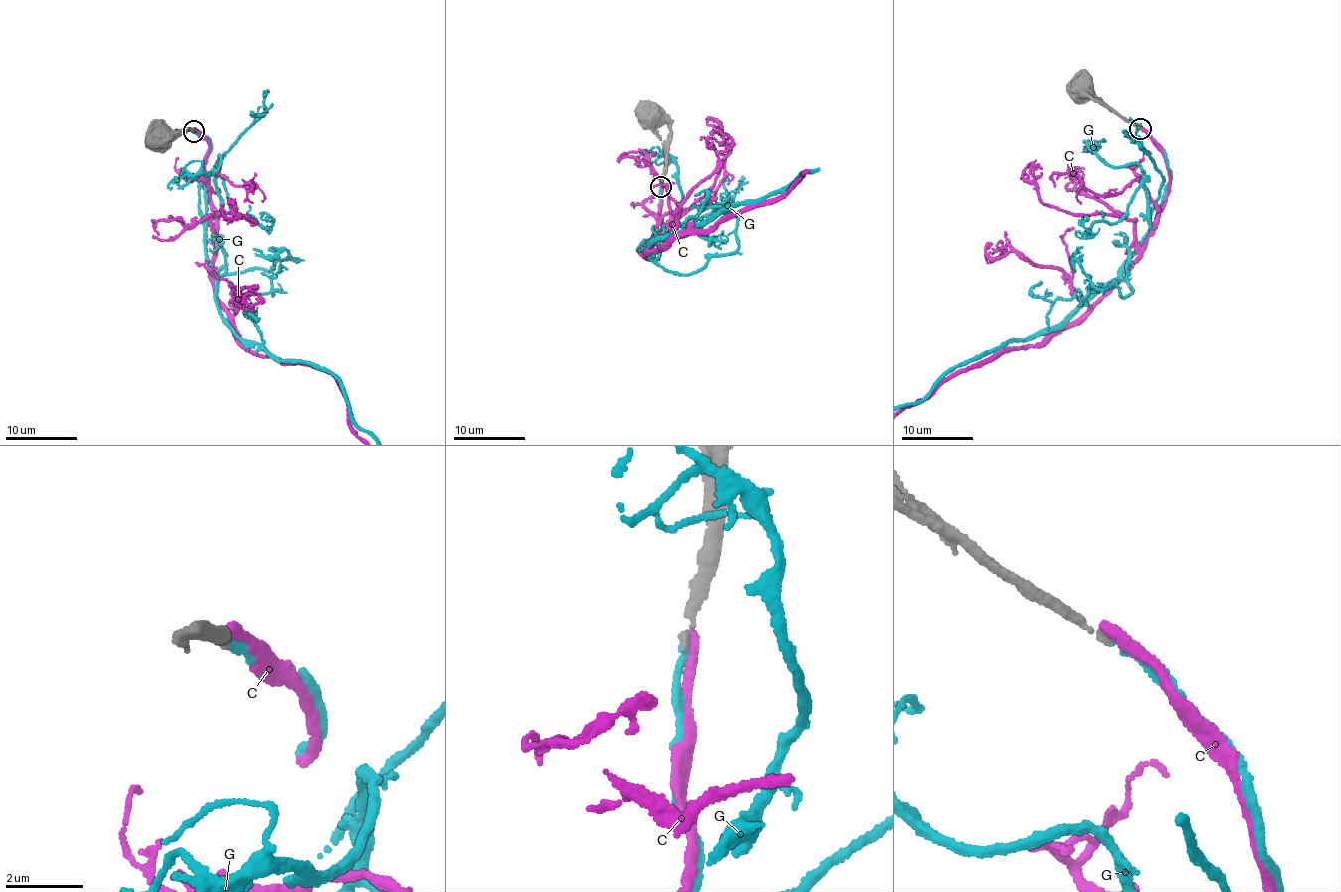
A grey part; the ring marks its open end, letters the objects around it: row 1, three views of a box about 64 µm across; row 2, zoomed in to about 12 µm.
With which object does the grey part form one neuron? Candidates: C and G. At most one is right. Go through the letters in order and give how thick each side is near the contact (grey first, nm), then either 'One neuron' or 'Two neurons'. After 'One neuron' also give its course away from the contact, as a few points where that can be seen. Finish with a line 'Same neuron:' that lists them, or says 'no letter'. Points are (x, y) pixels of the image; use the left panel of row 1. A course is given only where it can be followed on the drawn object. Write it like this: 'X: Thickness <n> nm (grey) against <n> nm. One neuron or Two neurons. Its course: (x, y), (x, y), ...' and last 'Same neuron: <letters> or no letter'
C: Thickness 200 nm (grey) against 320 nm. Two neurons
G: Thickness 200 nm (grey) against 180 nm. One neuron
Same neuron: G

